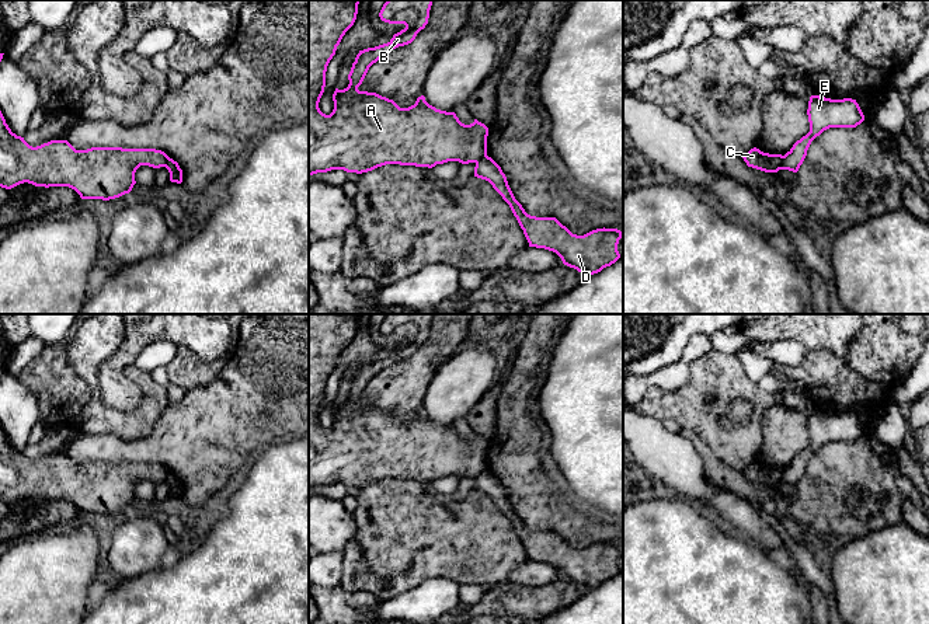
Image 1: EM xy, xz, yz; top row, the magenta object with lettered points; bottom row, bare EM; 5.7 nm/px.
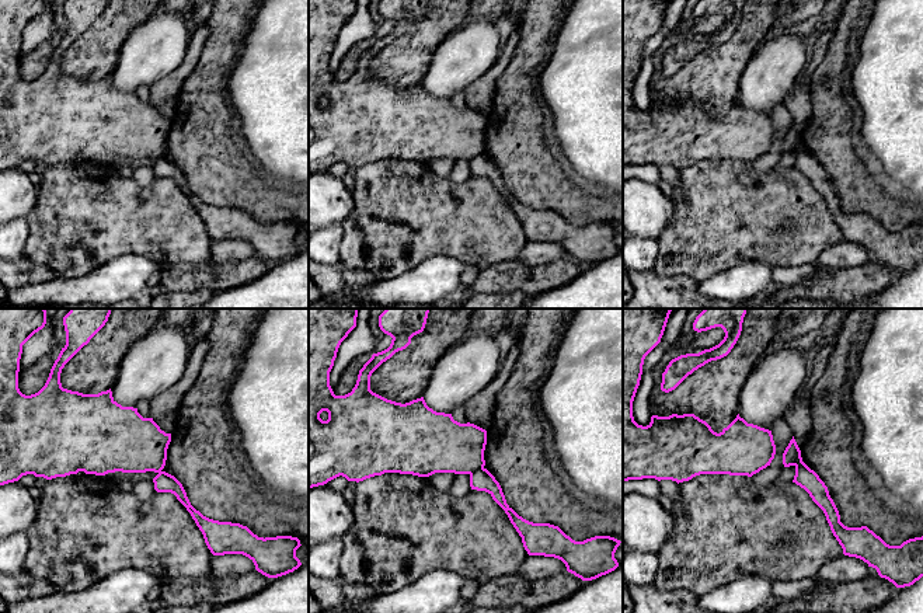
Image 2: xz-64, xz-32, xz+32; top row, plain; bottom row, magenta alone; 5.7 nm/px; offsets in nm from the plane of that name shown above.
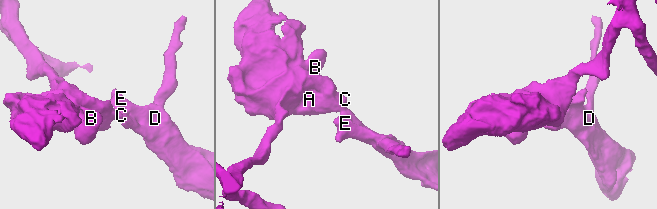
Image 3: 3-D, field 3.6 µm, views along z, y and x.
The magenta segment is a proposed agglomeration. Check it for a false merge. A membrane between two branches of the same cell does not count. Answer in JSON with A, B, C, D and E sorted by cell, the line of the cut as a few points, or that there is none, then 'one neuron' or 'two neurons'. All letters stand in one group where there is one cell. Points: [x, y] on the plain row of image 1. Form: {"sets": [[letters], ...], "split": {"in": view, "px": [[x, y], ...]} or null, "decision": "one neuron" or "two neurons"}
{"sets": [["A", "B", "C"], ["D", "E"]], "split": {"in": "yz", "px": [[783, 470], [779, 483]]}, "decision": "two neurons"}

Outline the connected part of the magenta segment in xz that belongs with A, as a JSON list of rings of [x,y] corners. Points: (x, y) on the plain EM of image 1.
[[[309,314],[309,491],[331,484],[362,488],[386,478],[432,482],[436,478],[448,475],[459,475],[462,478],[477,477],[486,471],[488,442],[477,433],[470,439],[464,439],[455,426],[441,425],[429,419],[424,409],[418,411],[414,419],[400,422],[393,414],[376,407],[358,404],[373,377],[393,363],[411,358],[417,348],[425,342],[432,314],[387,314],[379,327],[380,334],[389,338],[404,338],[406,342],[394,348],[387,358],[359,365],[348,388],[348,401],[344,404],[335,402],[333,408],[333,426],[326,429],[320,425],[319,416],[326,401],[327,380],[335,369],[342,351],[354,339],[359,316],[361,314]]]

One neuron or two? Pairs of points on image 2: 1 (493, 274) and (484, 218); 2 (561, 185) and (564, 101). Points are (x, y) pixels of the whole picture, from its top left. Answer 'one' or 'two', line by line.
1: two
2: two

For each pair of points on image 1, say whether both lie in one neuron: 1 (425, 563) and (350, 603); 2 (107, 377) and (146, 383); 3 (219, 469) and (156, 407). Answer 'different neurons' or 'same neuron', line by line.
1: different neurons
2: different neurons
3: different neurons

